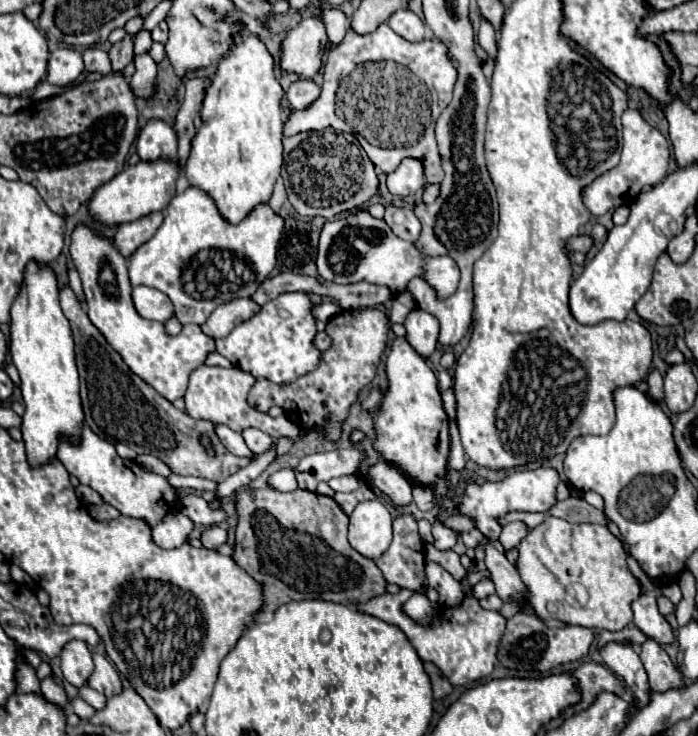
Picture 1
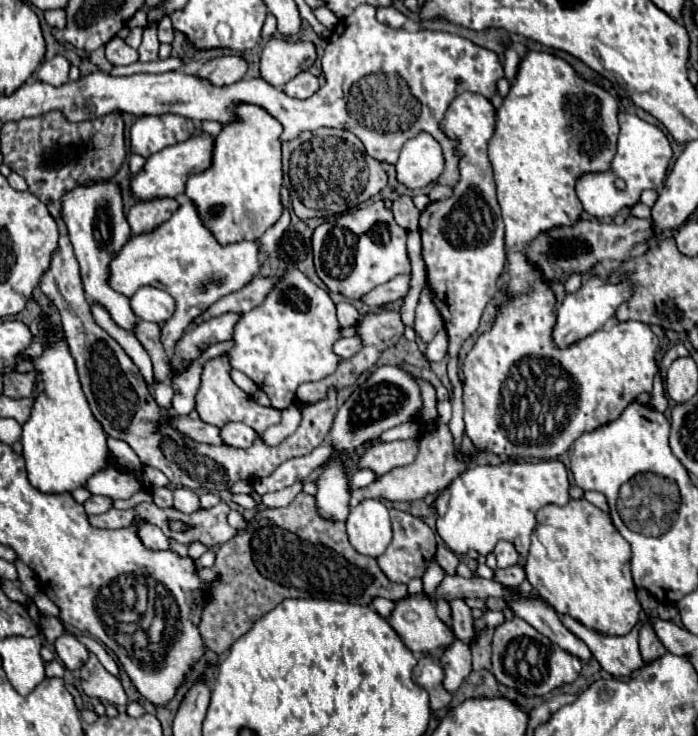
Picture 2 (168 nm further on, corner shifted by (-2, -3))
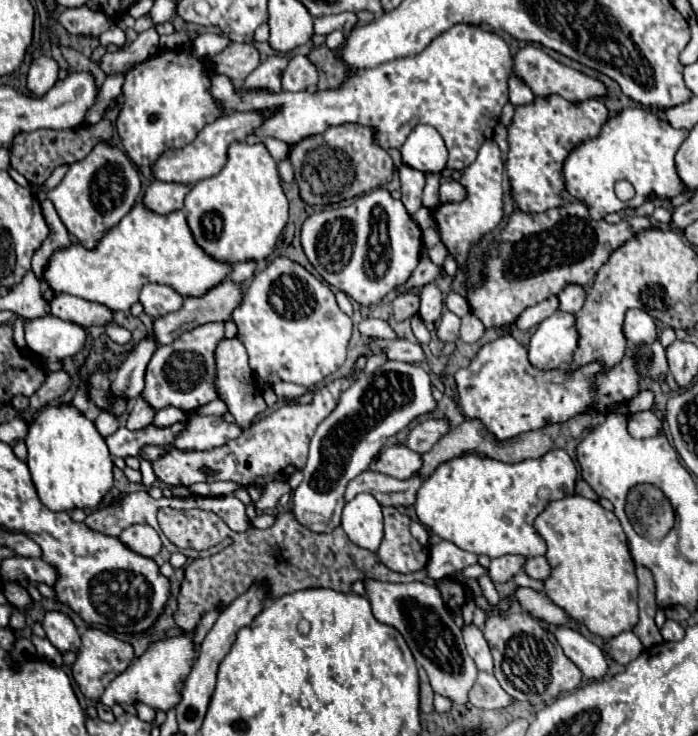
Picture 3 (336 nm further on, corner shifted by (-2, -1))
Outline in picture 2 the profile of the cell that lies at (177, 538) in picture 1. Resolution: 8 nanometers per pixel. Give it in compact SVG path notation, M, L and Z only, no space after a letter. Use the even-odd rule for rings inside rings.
M143 524L139 530L139 538L151 550L169 550L169 538L163 534L159 526Z

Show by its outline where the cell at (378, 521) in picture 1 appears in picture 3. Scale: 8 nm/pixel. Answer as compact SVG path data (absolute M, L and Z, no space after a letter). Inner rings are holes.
M359 494L345 504L341 528L349 540L365 550L375 552L383 540L383 514L371 494Z

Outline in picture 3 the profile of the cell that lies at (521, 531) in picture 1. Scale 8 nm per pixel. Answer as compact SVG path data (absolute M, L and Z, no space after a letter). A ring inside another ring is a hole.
M501 556L501 558L493 558L491 566L489 566L489 576L495 584L505 584L509 582L517 572L523 570L523 556Z

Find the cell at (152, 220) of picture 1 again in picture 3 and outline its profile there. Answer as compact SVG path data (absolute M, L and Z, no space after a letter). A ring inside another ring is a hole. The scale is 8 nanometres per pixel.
M153 180L143 196L143 202L157 214L169 214L183 208L183 198L187 192L187 184L167 184L161 180Z

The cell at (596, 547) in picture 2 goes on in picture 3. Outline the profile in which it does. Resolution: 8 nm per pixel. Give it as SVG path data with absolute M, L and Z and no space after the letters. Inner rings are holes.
M567 496L551 502L535 520L535 528L547 542L545 556L551 564L551 578L545 580L547 596L601 638L633 630L637 624L635 562L617 516L599 502Z

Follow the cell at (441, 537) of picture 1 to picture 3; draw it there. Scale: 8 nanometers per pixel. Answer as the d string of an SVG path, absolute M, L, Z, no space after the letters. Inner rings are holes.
M553 448L539 458L505 464L477 452L465 452L437 466L417 490L415 512L423 526L461 550L499 558L505 554L541 556L547 552L543 538L535 532L535 516L551 500L575 494L577 468L569 454Z

